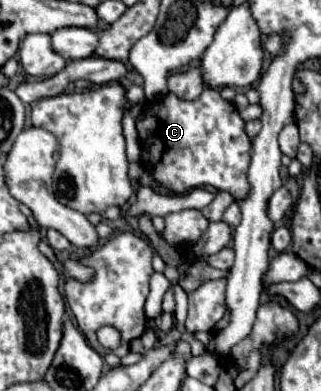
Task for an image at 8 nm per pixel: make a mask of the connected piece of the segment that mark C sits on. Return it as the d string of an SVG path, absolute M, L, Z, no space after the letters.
M205 87L195 101L185 101L169 93L163 99L149 103L145 119L137 121L143 147L141 159L151 163L155 179L175 193L211 185L215 189L231 191L235 199L243 199L249 191L245 173L251 149L251 139L243 125L233 103L225 101L217 89Z

